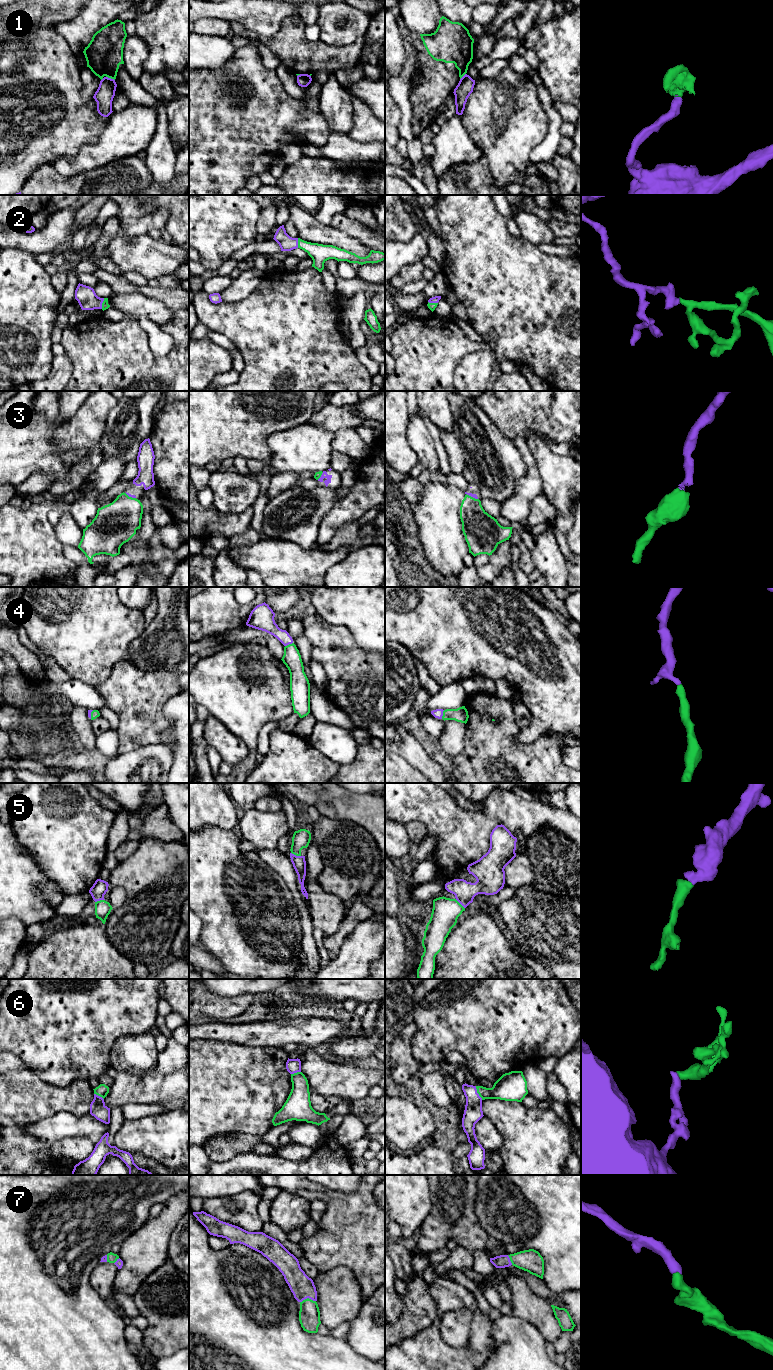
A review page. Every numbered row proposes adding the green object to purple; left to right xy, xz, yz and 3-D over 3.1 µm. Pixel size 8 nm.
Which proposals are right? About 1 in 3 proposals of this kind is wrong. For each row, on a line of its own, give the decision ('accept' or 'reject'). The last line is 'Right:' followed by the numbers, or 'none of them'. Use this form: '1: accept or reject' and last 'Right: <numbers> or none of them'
1: reject
2: accept
3: accept
4: accept
5: accept
6: accept
7: accept
Right: 2, 3, 4, 5, 6, 7

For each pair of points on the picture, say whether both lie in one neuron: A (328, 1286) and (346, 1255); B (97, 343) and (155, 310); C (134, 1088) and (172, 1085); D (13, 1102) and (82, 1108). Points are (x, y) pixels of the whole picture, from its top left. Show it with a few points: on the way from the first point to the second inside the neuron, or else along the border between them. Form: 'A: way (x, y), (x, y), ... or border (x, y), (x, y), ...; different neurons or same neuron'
A: border (320, 1271), (346, 1266), (358, 1281); different neurons
B: border (125, 315), (137, 319); different neurons
C: way (143, 1088), (163, 1087); same neuron
D: way (30, 1102), (65, 1102); same neuron

